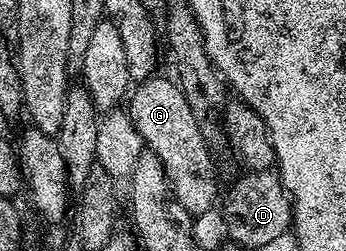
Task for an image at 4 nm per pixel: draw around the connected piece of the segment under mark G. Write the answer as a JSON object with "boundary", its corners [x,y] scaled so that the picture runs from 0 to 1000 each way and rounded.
{"boundary":[[[445,295],[382,355],[367,442],[390,486],[390,518],[419,554],[422,594],[460,629],[488,717],[497,793],[561,869],[630,809],[627,701],[616,689],[621,637],[604,618],[587,534],[575,534],[575,502],[564,502],[564,470],[552,470],[552,422],[529,390],[523,339],[465,299]]]}

